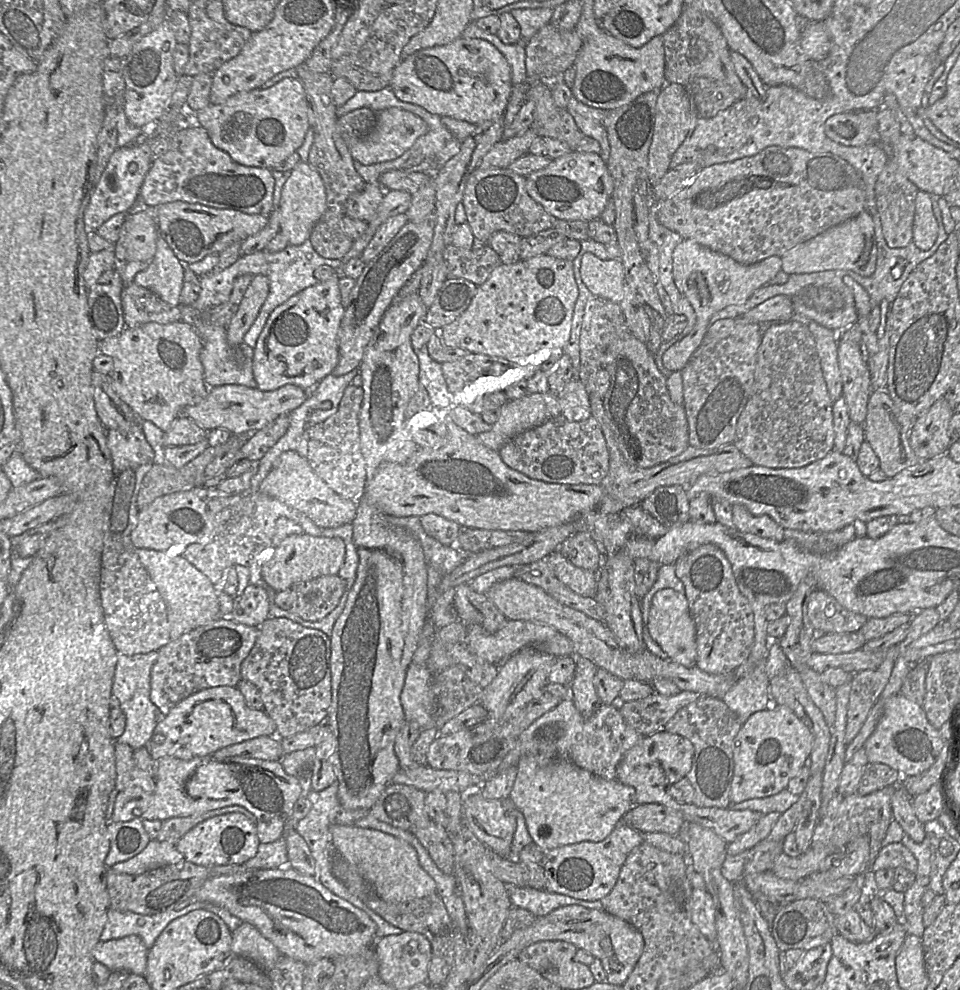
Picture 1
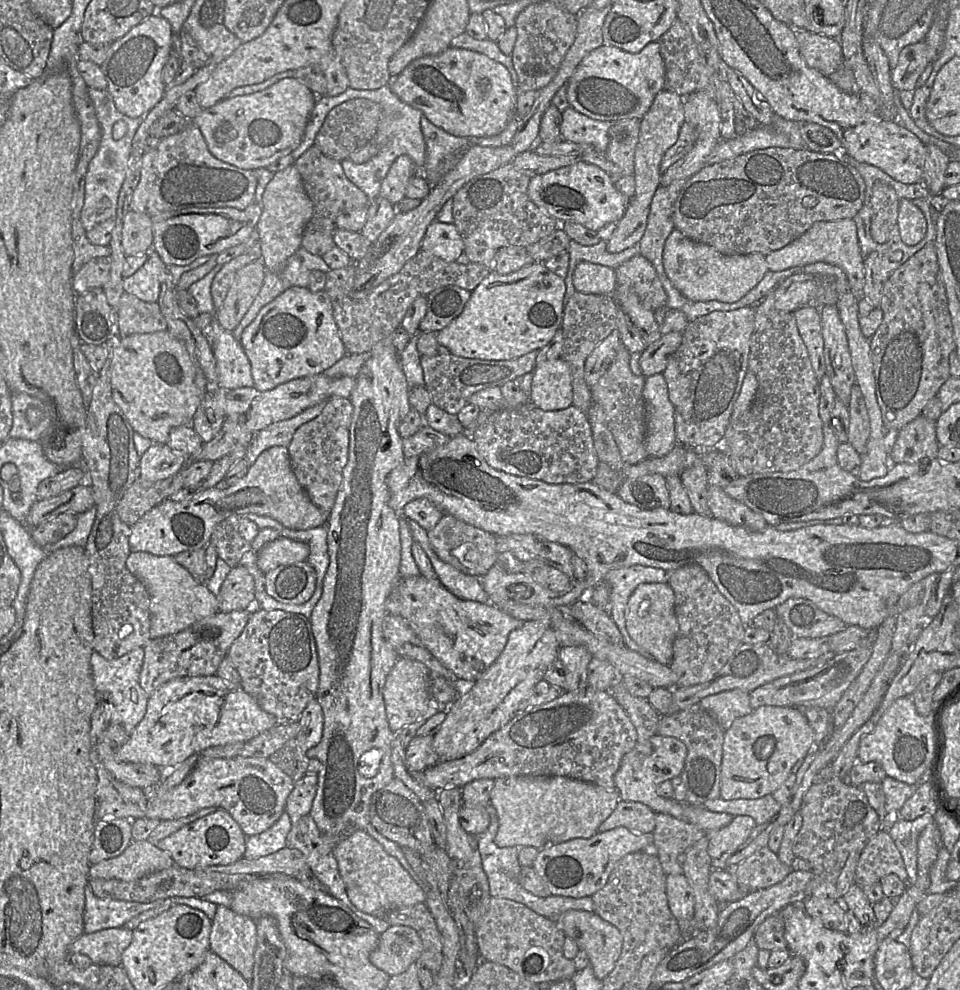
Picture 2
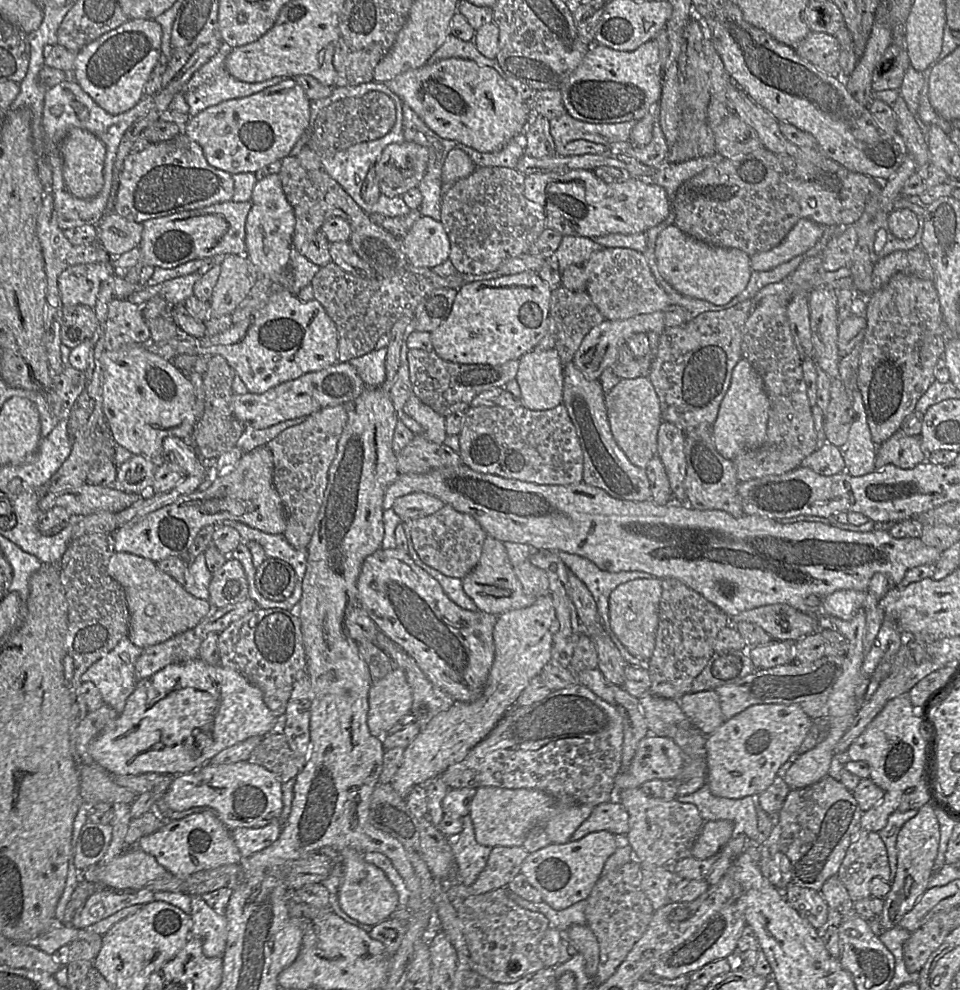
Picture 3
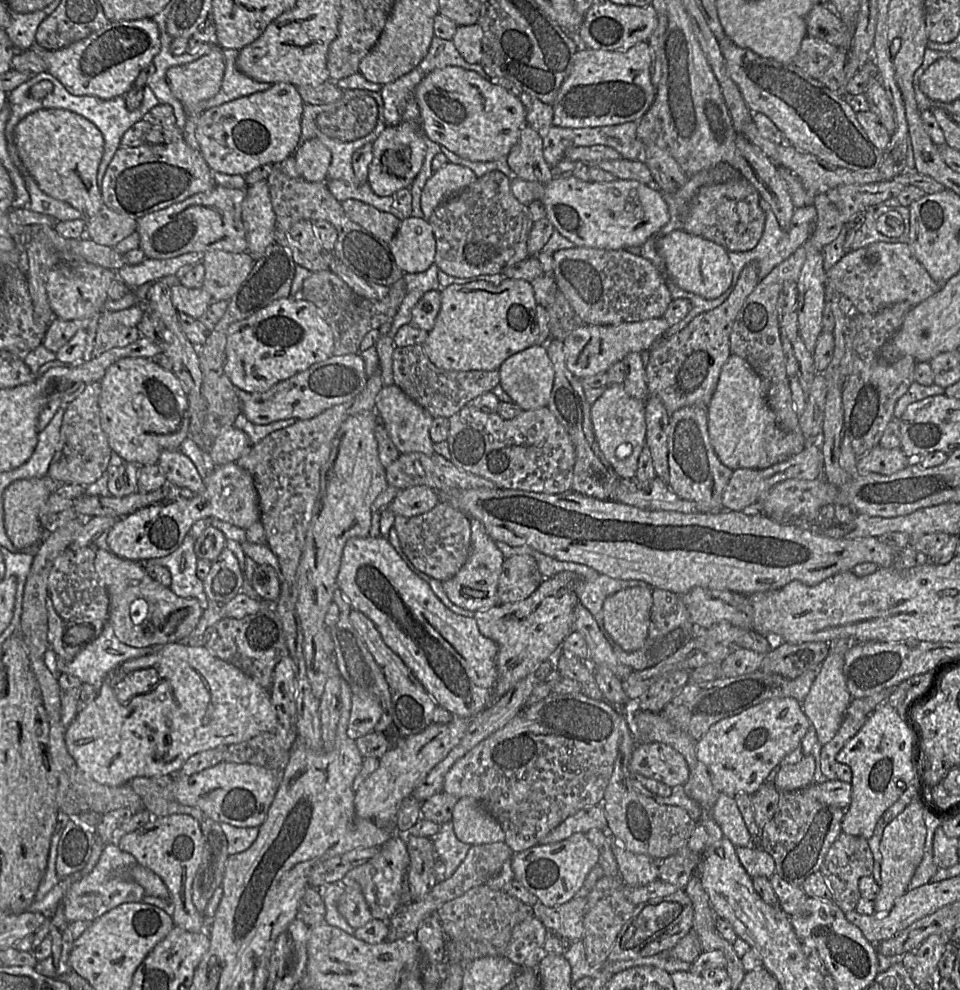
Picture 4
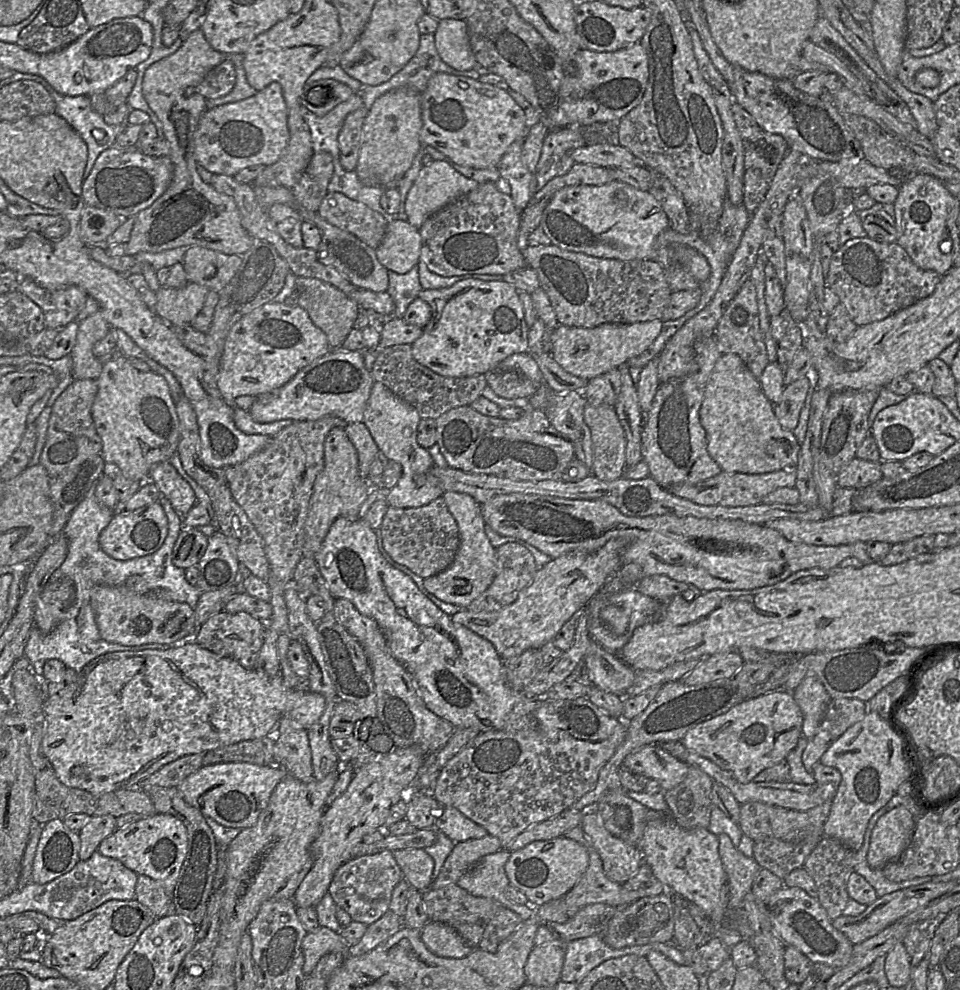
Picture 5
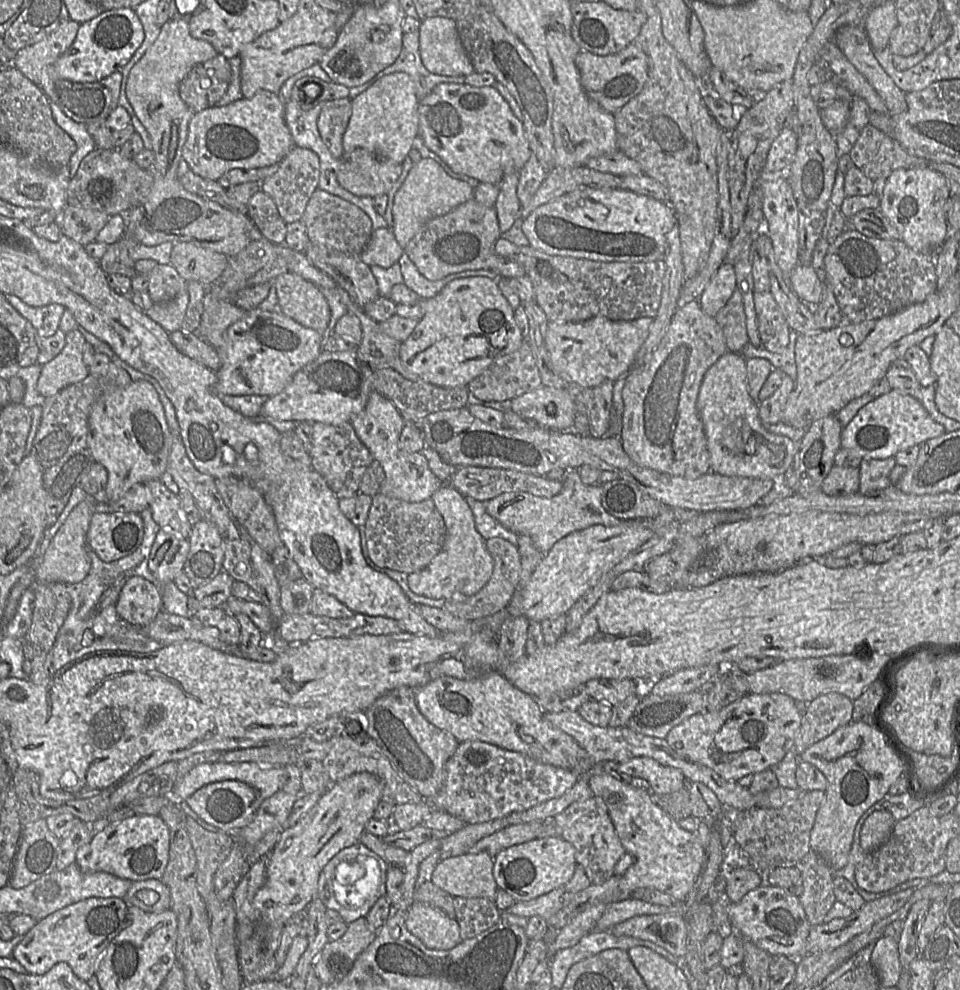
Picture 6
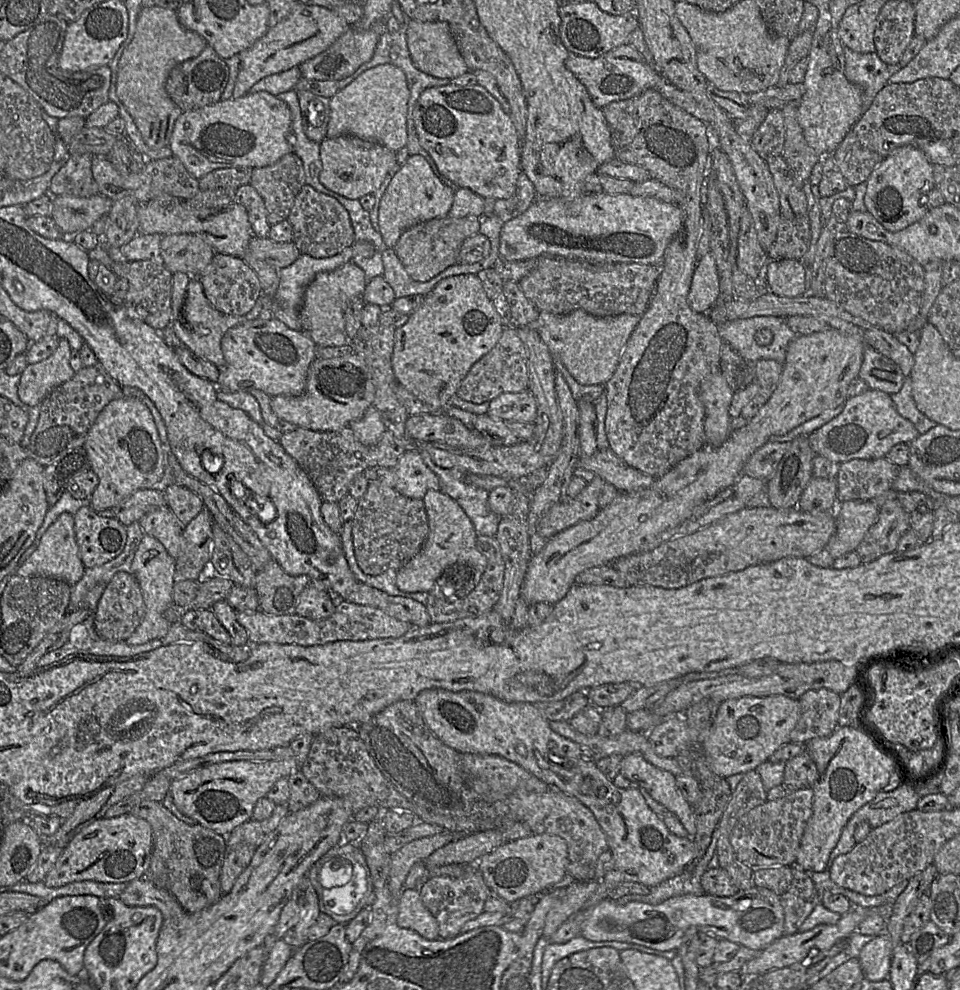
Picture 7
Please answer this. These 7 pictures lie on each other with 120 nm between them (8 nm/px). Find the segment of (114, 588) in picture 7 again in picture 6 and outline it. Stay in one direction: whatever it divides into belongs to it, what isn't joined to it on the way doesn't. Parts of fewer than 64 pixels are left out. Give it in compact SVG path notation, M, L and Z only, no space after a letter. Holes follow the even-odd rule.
M131 576L121 588L115 609L130 625L146 628L163 609L162 589L143 577Z

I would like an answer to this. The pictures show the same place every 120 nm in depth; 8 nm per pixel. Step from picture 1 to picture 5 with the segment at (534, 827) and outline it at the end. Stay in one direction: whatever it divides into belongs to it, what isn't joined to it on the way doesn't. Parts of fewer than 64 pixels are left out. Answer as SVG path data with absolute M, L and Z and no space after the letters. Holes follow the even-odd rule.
M445 807L437 818L434 829L444 833L455 843L485 837L489 833L454 807Z

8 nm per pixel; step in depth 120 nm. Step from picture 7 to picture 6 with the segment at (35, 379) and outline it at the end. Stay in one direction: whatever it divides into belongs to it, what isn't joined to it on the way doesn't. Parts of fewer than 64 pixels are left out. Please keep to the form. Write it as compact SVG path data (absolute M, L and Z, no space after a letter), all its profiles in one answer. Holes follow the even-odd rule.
M78 330L66 334L63 350L50 362L42 365L37 381L37 390L45 398L53 396L65 387L84 380L89 374L89 367L83 362L86 340Z

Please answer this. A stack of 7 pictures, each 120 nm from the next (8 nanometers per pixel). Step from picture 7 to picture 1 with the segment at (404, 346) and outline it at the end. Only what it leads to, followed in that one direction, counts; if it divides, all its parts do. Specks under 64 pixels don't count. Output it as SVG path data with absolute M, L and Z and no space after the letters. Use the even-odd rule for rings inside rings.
M540 255L511 265L502 264L483 285L478 286L469 307L454 322L436 331L440 331L443 342L452 348L506 359L526 357L543 348L563 344L563 336L571 326L578 297L579 288L571 261Z

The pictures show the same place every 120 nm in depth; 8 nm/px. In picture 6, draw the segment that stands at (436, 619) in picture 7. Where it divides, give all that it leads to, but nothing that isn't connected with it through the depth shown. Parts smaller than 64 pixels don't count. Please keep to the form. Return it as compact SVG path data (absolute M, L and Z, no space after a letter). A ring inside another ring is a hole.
M502 538L485 540L494 560L493 573L487 584L475 595L454 594L444 600L445 611L467 621L477 621L504 610L520 587L521 558L516 545Z

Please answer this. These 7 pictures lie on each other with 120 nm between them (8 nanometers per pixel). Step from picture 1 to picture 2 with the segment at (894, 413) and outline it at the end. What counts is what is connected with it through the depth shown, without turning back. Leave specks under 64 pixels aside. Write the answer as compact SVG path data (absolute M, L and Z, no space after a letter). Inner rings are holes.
M858 385L851 389L849 403L848 441L860 454L865 453L870 435L870 421L865 400Z

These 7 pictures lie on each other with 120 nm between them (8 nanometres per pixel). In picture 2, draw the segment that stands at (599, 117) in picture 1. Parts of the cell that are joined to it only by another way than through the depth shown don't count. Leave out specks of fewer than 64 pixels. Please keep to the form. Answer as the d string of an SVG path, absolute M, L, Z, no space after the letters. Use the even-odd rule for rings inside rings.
M570 106L563 112L560 135L566 141L588 145L605 154L610 142L609 130L613 123L594 120Z

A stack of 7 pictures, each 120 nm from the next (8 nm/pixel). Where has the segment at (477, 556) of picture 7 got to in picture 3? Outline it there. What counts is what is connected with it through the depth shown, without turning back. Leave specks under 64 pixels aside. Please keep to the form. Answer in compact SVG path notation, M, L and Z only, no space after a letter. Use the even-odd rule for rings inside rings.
M487 536L478 564L462 579L464 592L473 600L478 610L500 615L510 610L526 608L537 597L527 595L518 580L503 542Z

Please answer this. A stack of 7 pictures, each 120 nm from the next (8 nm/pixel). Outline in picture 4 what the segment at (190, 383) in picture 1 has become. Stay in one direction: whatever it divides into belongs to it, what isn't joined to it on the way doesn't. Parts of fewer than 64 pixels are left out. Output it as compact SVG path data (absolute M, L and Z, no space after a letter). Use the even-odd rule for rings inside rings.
M123 358L106 370L99 383L101 427L112 452L120 456L124 462L136 463L139 466L157 464L163 450L177 450L188 438L188 401L180 380L172 371L166 371L151 359Z

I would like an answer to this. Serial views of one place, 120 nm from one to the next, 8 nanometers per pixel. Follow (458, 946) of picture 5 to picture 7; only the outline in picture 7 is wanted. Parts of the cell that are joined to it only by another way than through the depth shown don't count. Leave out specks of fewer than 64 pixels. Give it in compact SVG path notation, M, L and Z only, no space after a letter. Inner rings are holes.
M403 889L398 898L397 924L429 940L439 939L439 924L424 905L418 889Z

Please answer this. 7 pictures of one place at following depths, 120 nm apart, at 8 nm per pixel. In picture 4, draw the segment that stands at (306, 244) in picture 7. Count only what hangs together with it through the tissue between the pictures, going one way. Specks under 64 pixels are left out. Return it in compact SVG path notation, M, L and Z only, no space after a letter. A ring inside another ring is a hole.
M347 199L341 205L350 220L386 242L393 239L401 225L402 220L361 201Z

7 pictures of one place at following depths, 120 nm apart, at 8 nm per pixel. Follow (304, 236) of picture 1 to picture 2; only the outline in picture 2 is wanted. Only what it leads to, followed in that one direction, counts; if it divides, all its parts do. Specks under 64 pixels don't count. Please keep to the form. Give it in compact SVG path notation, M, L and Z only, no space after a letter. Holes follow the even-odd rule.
M294 164L274 174L265 187L260 205L262 214L256 226L255 238L258 240L261 261L266 270L276 271L301 248L305 226L313 215L313 203Z

